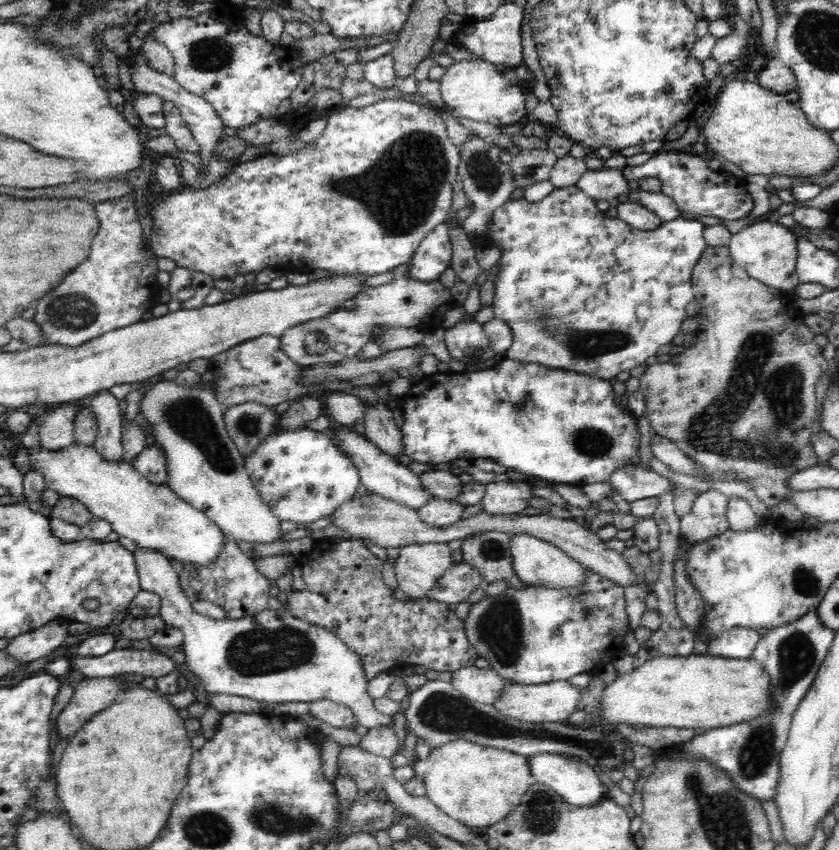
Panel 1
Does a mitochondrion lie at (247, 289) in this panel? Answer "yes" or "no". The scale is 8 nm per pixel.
no

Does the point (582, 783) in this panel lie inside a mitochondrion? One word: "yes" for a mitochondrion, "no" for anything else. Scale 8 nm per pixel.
no

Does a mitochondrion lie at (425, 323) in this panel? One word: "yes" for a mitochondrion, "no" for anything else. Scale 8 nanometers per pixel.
yes

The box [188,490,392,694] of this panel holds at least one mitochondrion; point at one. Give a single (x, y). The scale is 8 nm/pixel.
(265, 649)

